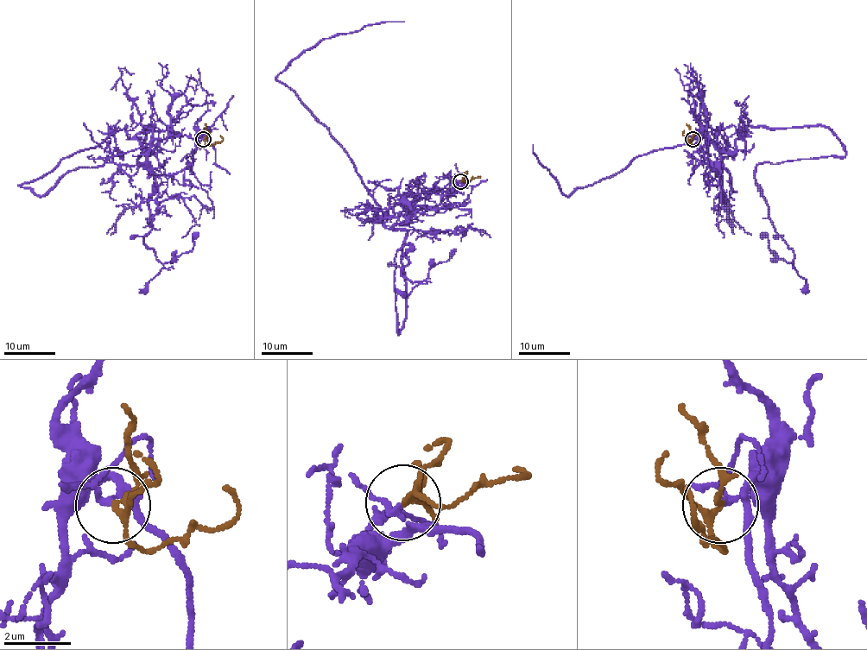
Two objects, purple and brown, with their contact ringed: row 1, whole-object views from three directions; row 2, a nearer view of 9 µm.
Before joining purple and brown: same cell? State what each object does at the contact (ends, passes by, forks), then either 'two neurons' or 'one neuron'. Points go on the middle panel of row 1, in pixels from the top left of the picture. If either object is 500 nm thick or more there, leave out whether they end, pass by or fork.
purple forks; brown forks; one neuron

